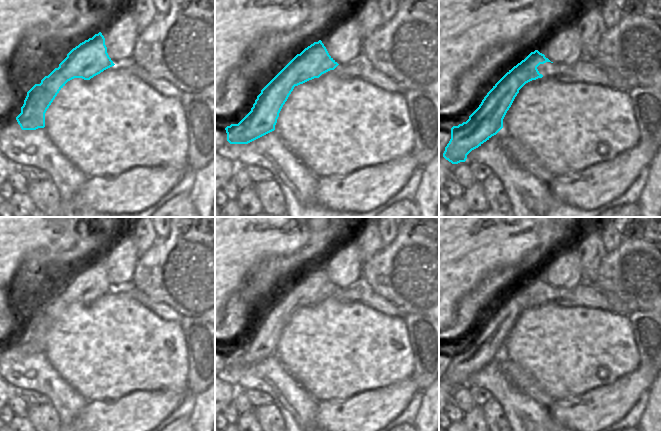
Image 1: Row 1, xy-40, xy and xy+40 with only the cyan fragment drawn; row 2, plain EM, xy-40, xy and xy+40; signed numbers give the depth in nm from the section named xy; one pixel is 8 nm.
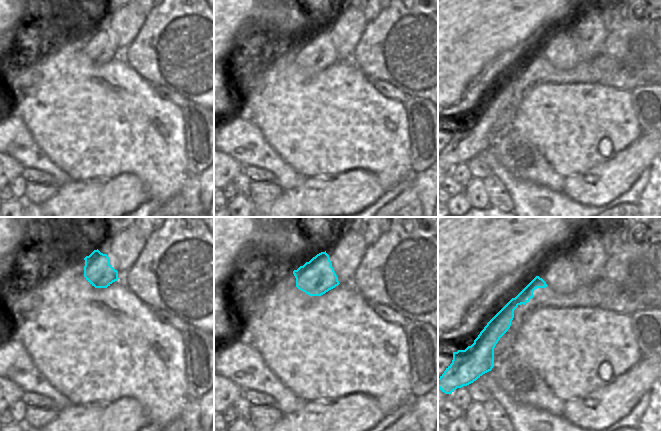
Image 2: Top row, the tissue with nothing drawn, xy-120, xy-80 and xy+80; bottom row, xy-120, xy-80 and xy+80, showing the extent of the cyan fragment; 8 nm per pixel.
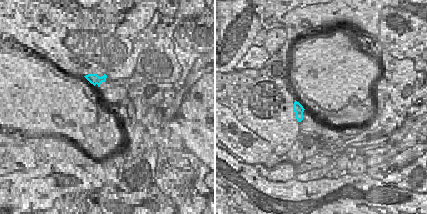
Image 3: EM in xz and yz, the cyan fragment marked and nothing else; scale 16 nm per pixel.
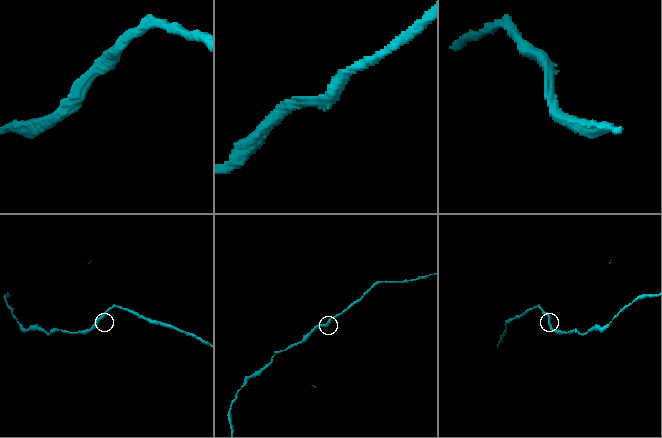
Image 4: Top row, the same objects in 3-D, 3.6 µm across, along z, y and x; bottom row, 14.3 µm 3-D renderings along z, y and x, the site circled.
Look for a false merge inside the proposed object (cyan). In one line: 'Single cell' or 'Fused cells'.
Single cell.

